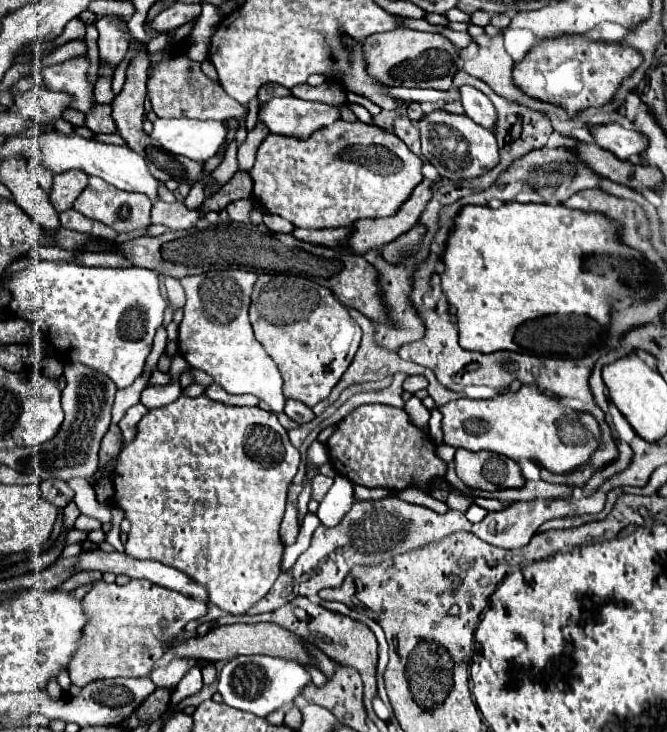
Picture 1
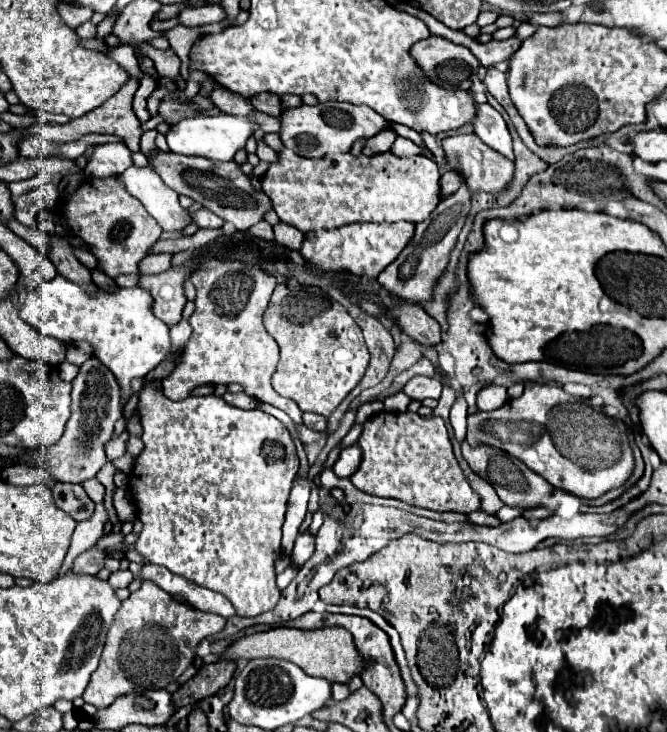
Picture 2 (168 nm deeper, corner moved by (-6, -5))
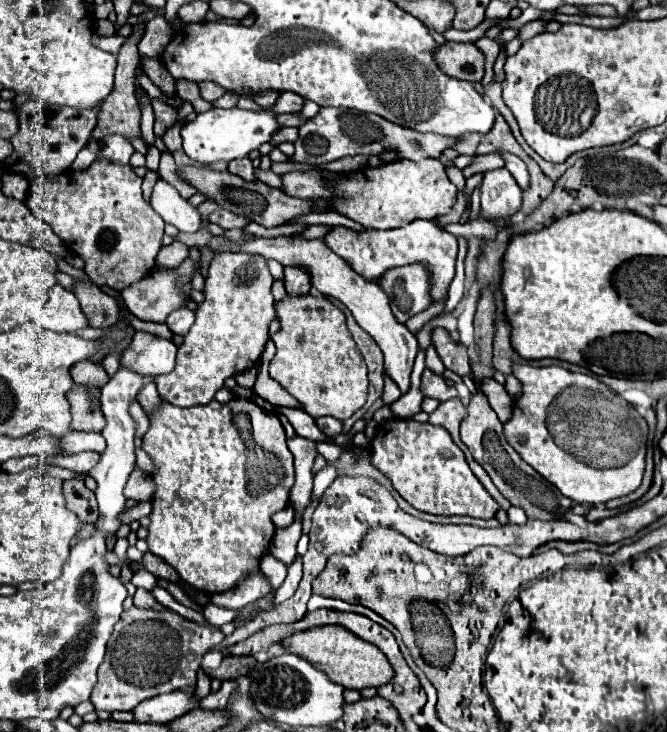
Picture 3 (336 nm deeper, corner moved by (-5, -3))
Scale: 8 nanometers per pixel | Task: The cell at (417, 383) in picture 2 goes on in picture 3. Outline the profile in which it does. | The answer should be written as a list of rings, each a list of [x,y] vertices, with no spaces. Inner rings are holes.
[[[425,368],[425,372],[423,372],[421,388],[423,388],[423,394],[425,394],[425,396],[437,398],[437,400],[441,400],[441,402],[457,396],[457,390],[455,390],[455,388],[449,388],[449,386],[445,384],[445,380],[443,380],[439,374],[431,372],[429,368]]]

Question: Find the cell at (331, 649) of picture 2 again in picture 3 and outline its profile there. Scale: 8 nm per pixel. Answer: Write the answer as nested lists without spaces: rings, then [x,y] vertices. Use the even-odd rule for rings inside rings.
[[[323,626],[323,628],[311,628],[301,634],[289,636],[283,646],[291,654],[299,654],[305,660],[309,660],[313,666],[321,668],[325,674],[329,674],[329,680],[341,684],[343,688],[353,688],[353,690],[363,690],[363,688],[379,688],[393,678],[393,668],[385,654],[375,648],[369,642],[363,642],[355,634],[347,632],[345,628],[339,626]]]

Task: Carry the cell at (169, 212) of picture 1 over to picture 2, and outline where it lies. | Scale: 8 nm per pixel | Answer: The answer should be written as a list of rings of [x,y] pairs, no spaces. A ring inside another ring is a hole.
[[[200,208],[200,210],[196,210],[196,212],[188,212],[188,214],[190,214],[192,222],[194,222],[198,228],[220,228],[220,226],[224,224],[222,218],[218,218],[216,214],[212,214],[212,212],[206,210],[206,208]]]

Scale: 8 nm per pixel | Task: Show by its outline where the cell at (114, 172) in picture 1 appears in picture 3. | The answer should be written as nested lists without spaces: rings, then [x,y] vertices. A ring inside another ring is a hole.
[[[157,180],[151,194],[153,210],[181,232],[197,232],[201,228],[201,216],[195,206],[179,196],[179,192],[165,180]]]

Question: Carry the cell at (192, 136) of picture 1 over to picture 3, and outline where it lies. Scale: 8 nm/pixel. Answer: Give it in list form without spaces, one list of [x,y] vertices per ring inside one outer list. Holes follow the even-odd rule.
[[[213,108],[209,112],[197,114],[197,118],[181,130],[183,136],[183,150],[185,154],[201,164],[211,162],[231,162],[235,158],[245,158],[251,150],[257,150],[261,144],[271,142],[273,134],[279,132],[281,126],[277,122],[277,114],[273,110],[261,108],[261,110],[243,110],[243,108]]]

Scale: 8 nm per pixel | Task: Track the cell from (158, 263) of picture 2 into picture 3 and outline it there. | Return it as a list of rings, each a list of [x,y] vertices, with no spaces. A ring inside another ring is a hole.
[[[175,240],[173,244],[161,248],[161,252],[157,254],[157,264],[167,266],[167,268],[177,268],[177,264],[185,260],[187,256],[189,256],[189,248],[183,242]]]

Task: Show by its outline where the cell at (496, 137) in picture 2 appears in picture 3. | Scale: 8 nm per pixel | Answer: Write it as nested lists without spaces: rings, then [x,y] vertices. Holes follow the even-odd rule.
[[[501,152],[501,156],[505,156],[505,168],[513,174],[513,178],[521,186],[521,190],[527,190],[529,188],[529,172],[527,172],[527,166],[521,162],[521,158],[517,158],[509,152]]]

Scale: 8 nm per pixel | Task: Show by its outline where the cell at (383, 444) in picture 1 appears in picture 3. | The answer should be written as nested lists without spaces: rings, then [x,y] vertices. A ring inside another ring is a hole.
[[[397,418],[383,422],[371,440],[371,460],[393,482],[395,490],[421,512],[441,516],[461,514],[489,520],[499,510],[499,504],[471,472],[461,448],[441,426],[433,426],[429,422],[409,422],[403,418],[399,418],[399,424]]]

